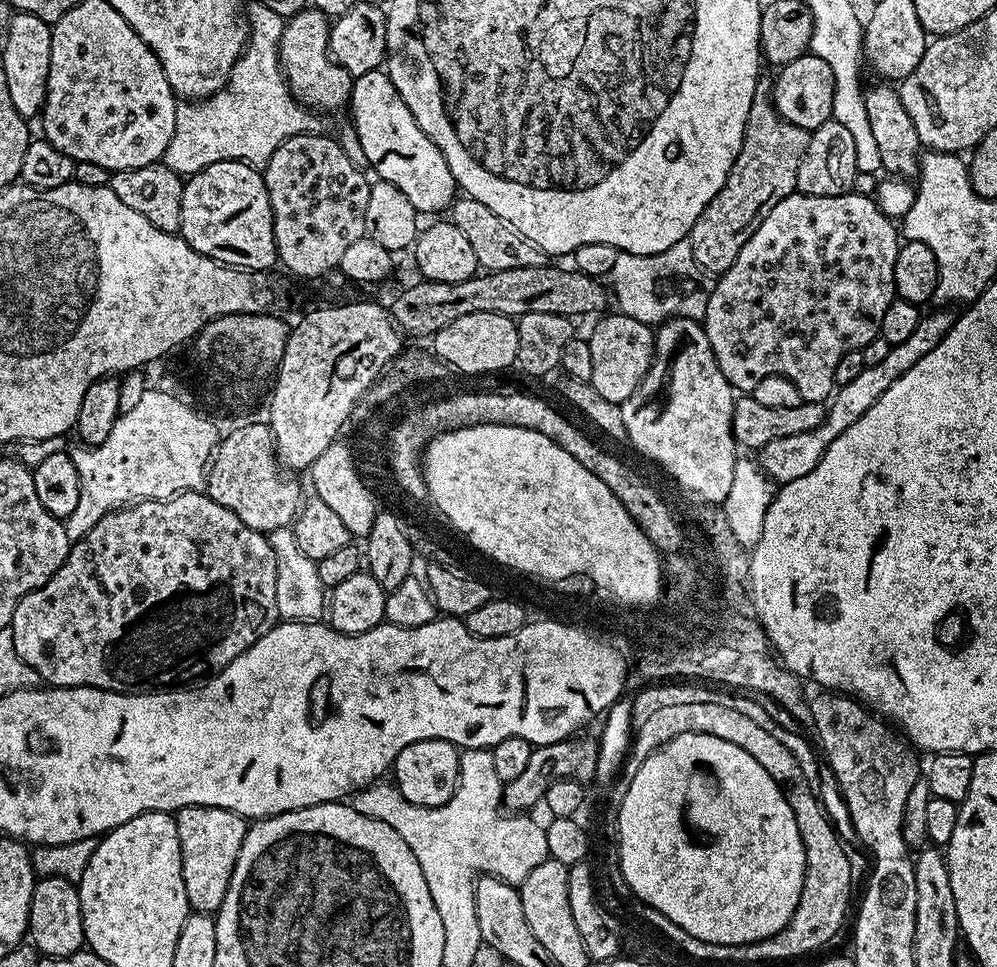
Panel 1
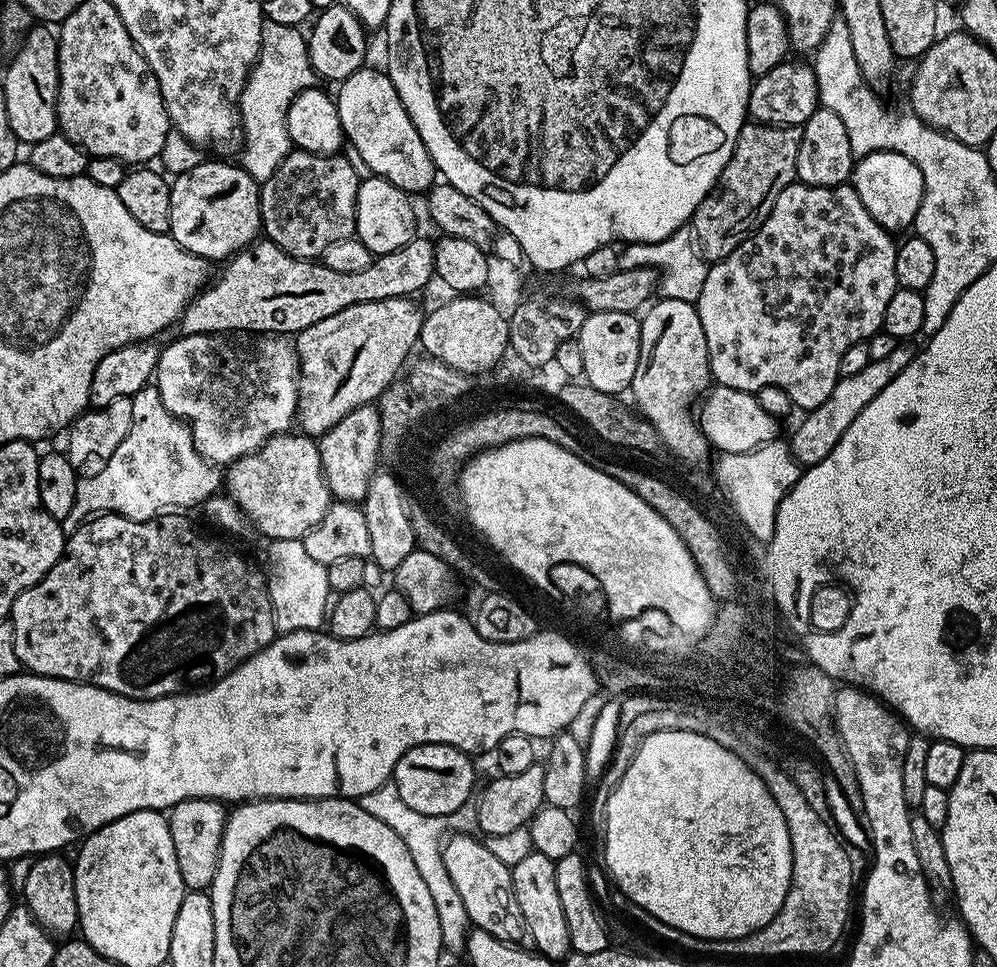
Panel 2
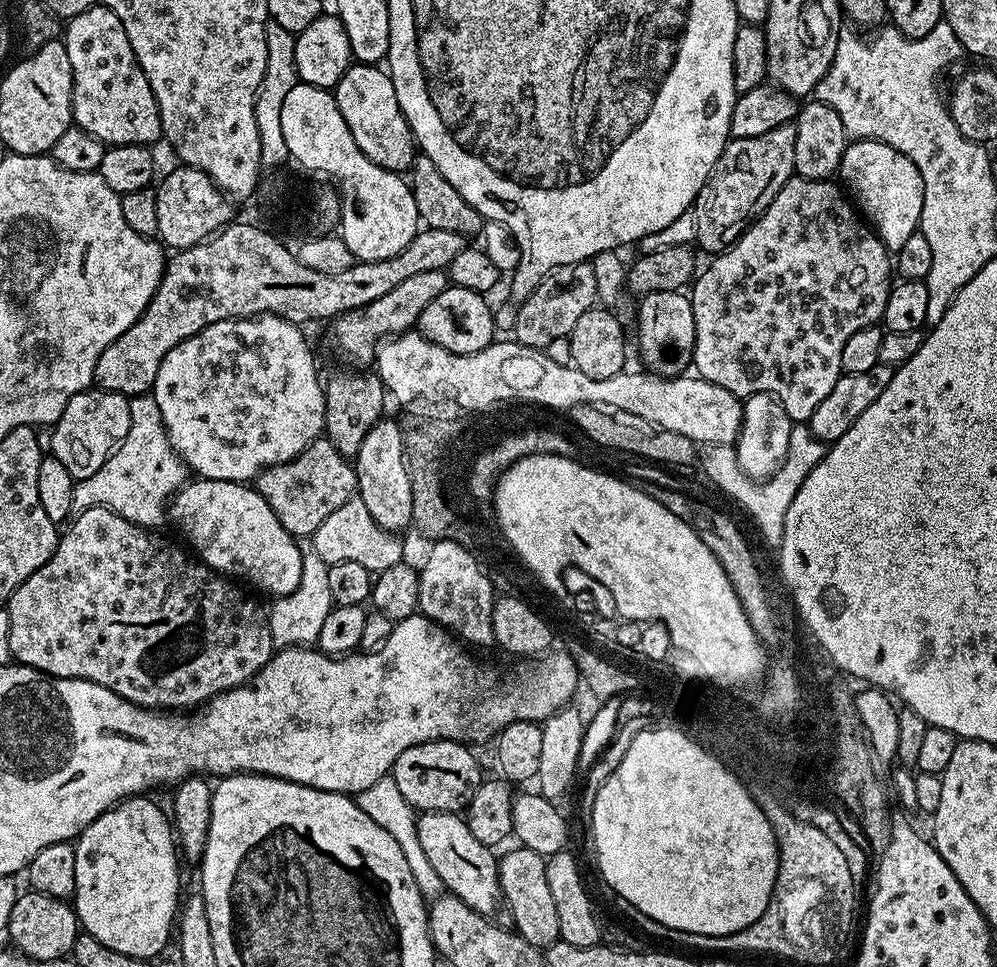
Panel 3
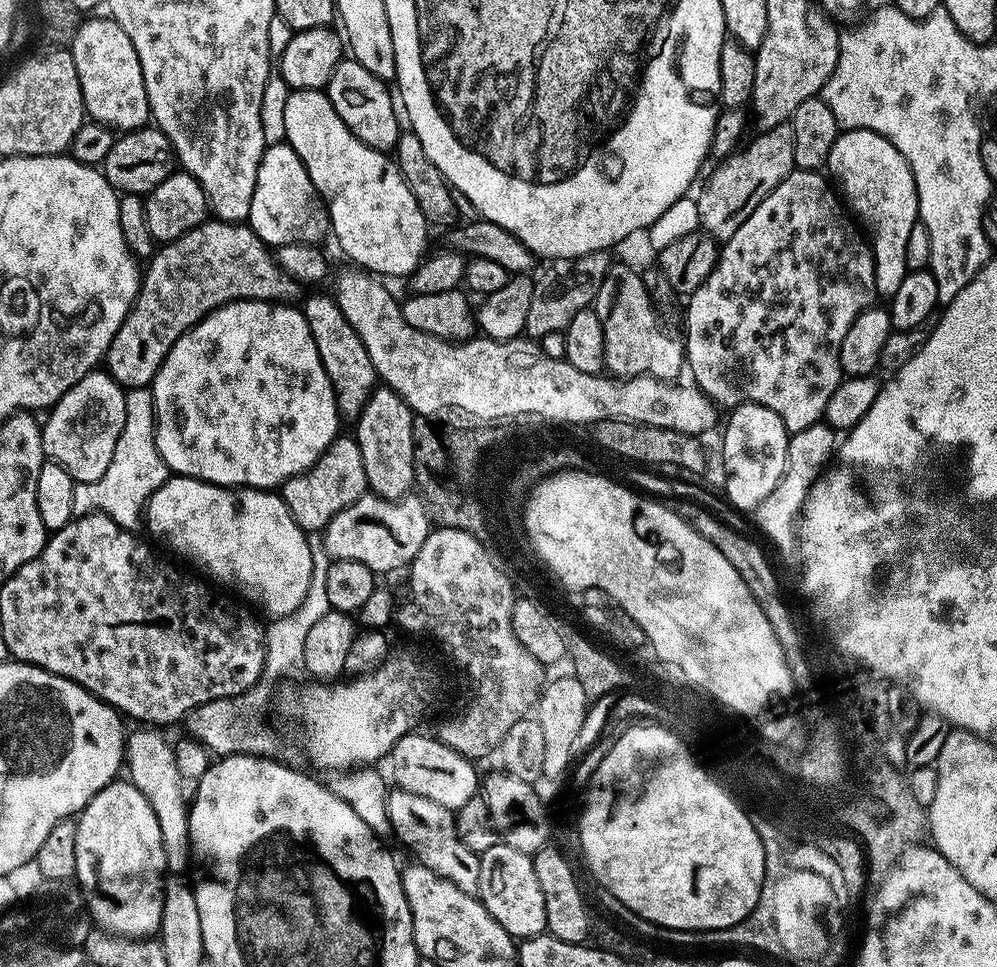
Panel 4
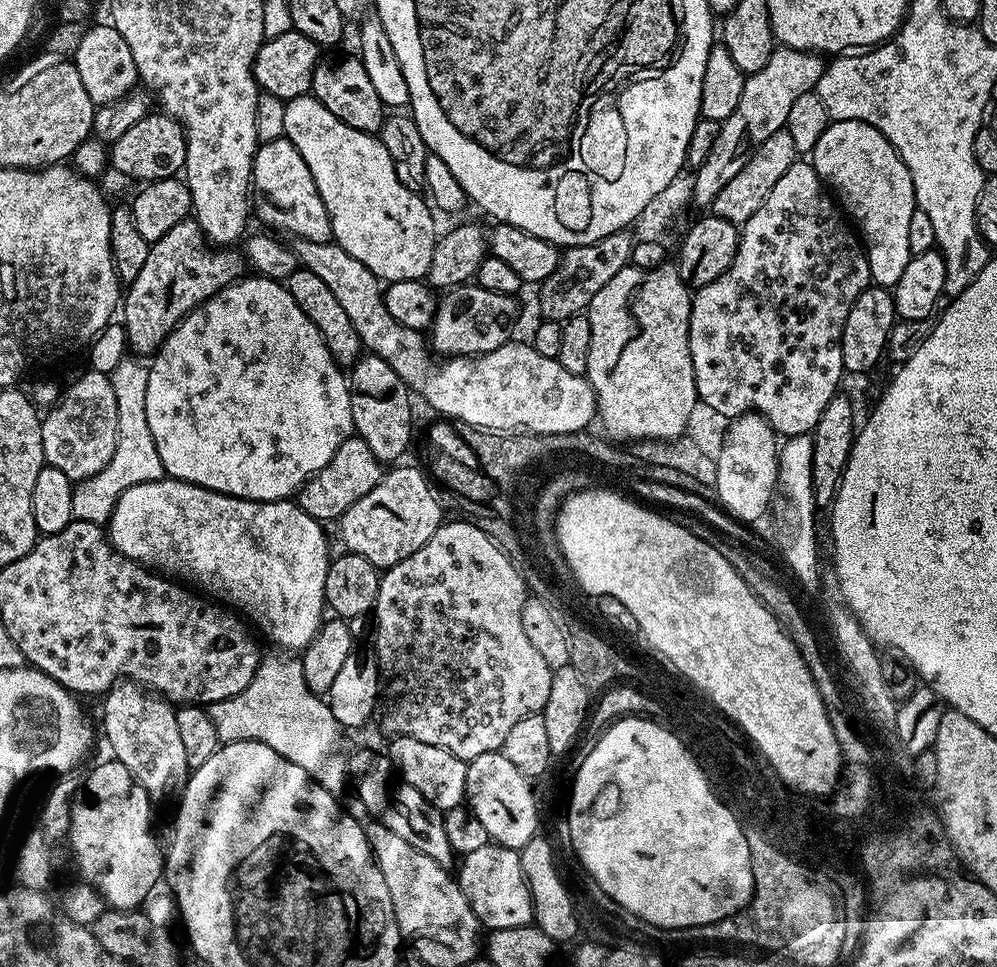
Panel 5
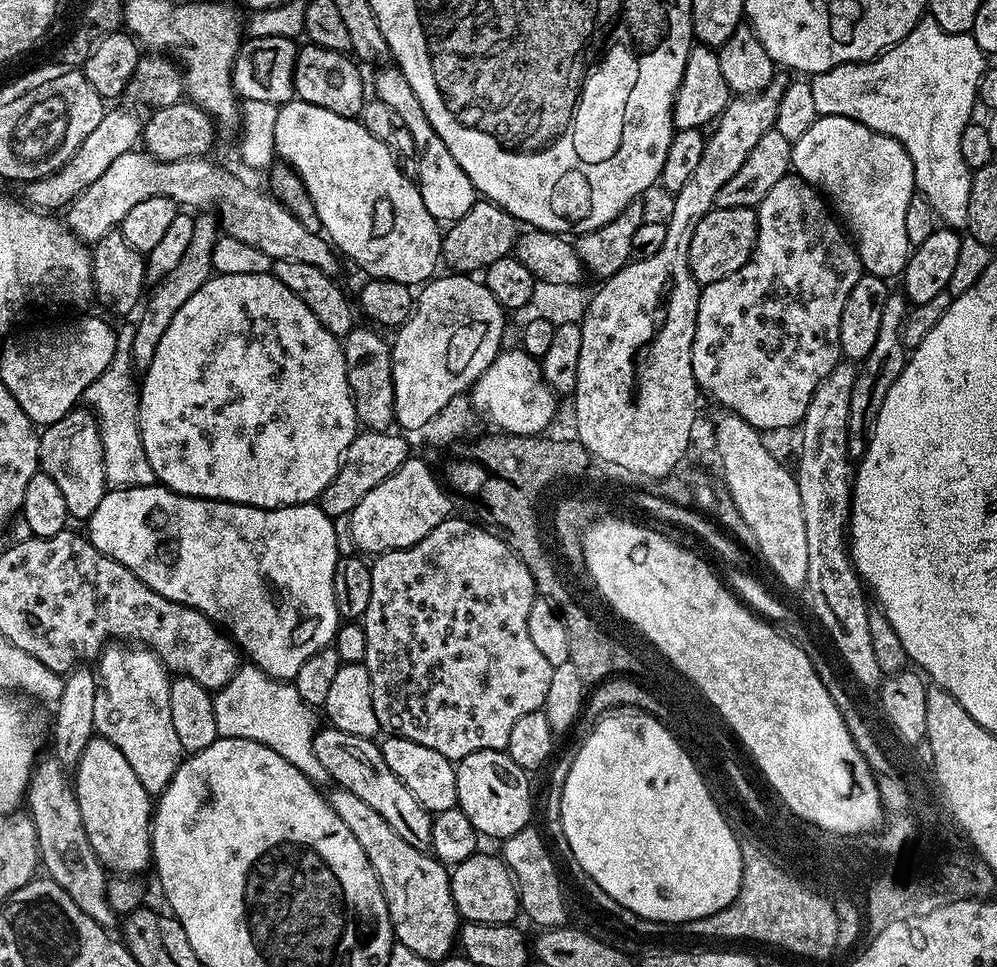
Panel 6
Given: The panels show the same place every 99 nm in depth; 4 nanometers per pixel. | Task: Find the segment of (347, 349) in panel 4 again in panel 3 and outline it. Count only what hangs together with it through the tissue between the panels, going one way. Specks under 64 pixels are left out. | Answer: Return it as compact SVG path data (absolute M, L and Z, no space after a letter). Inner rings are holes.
M348 370L352 372L336 372L332 377L327 377L324 384L324 415L323 435L346 457L355 457L362 440L374 425L385 415L384 400L386 389L380 377L369 374L364 370Z

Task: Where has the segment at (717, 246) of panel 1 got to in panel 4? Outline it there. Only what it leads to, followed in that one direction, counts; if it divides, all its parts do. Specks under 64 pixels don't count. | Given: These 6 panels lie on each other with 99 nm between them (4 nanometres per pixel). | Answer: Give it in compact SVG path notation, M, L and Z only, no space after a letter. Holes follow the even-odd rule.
M791 123L779 124L768 132L760 132L756 137L736 150L727 160L721 160L708 176L704 189L696 196L700 228L716 241L729 240L738 226L758 210L762 198L778 186L796 168L794 162L794 130Z

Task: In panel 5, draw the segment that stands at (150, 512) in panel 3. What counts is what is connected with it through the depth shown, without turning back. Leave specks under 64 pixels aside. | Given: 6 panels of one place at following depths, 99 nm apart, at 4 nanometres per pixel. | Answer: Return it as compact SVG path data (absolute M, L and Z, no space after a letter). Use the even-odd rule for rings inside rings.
M125 356L118 366L114 367L112 380L115 401L118 404L118 438L110 462L94 478L94 482L79 485L78 496L81 501L89 500L96 504L99 500L116 501L130 486L165 479L162 458L158 458L158 446L154 446L154 434L150 434L150 422L146 422L146 382L148 381L147 365L132 356Z

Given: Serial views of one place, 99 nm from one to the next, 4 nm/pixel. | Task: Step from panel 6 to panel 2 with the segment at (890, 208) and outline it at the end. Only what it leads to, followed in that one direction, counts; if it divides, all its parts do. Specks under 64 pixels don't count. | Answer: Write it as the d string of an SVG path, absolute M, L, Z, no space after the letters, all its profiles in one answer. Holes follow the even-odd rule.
M871 152L855 161L851 178L852 189L862 198L862 206L874 218L893 234L899 234L903 228L911 229L916 222L918 206L922 206L924 183L922 170L914 166L910 158L897 152Z

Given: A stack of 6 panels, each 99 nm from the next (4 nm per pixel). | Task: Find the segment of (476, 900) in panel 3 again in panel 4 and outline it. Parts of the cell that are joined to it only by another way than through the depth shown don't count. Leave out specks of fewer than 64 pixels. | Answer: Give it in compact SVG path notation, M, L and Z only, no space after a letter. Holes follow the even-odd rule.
M393 787L386 796L386 810L394 836L416 855L413 857L419 863L434 870L434 874L454 882L458 890L479 893L480 857L474 850L470 850L470 846L466 846L466 842L458 839L453 809L438 806L438 802L430 802L430 798L422 798L418 794Z

